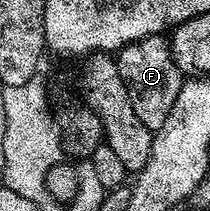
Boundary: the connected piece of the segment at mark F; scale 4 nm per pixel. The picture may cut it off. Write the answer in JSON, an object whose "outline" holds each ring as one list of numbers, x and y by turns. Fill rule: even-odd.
{"outline":[[163,35,147,36,133,44,126,44,115,57,122,82,130,94,130,102,134,106,134,114,142,122,142,126,153,130,166,122,166,114,170,114,170,106,174,106,174,98,178,98,178,90,182,83,182,74,172,58,172,45]]}

